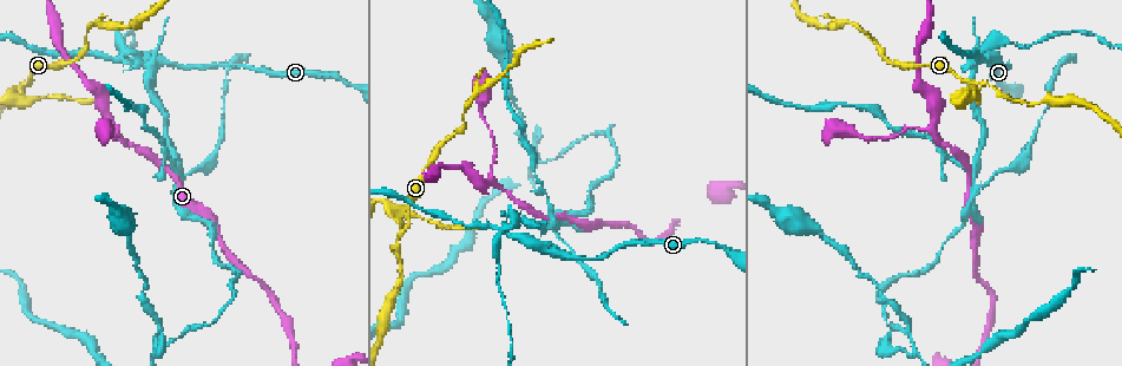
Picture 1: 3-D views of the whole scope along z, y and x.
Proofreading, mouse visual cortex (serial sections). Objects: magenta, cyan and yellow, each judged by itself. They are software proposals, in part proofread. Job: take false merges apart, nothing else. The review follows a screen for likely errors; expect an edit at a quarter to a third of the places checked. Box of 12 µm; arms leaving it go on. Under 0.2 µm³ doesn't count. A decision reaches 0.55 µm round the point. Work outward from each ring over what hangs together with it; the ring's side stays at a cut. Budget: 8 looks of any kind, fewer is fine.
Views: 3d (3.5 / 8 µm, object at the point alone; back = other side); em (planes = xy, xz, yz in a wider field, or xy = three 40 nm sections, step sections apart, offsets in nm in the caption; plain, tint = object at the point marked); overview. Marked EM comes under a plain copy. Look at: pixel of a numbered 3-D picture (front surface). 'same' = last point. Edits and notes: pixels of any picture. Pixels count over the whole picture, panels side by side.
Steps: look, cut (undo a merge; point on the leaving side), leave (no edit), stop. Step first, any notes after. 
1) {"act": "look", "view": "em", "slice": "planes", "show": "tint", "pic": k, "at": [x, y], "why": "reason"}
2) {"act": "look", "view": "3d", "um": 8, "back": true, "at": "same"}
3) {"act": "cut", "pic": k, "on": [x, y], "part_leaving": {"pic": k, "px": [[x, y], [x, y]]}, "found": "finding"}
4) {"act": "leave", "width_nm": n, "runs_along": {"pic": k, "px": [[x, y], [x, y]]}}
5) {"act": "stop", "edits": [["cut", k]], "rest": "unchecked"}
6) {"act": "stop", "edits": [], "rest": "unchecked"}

{"act": "look", "view": "3d", "um": 3.5, "pic": 1, "at": [129, 26], "why": "narrows sharply"}

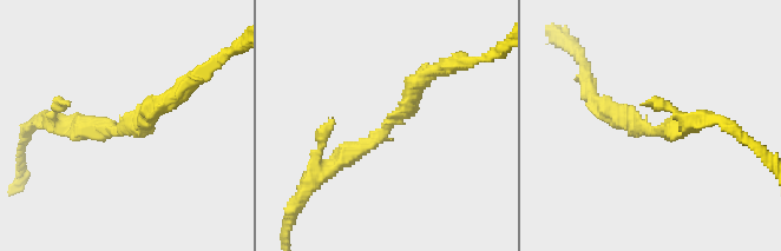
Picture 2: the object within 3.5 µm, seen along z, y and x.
{"act": "look", "view": "em", "slice": "planes", "show": "tint", "pic": 2, "at": [652, 133], "arm_widths_nm": [250, 250], "why": "shape alone is not enough"}

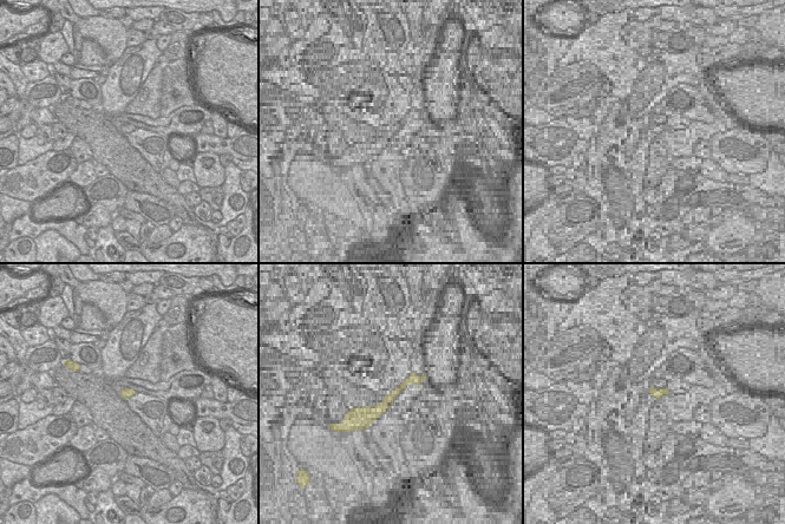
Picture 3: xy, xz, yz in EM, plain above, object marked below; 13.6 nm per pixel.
{"act": "leave", "runs_along": {"pic": 2, "px": [[320, 176], [381, 133], [428, 73]]}, "found": "all the same cell"}

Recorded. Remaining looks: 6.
{"act": "look", "view": "3d", "um": 3.5, "pic": 1, "at": [494, 179], "why": "branch point"}

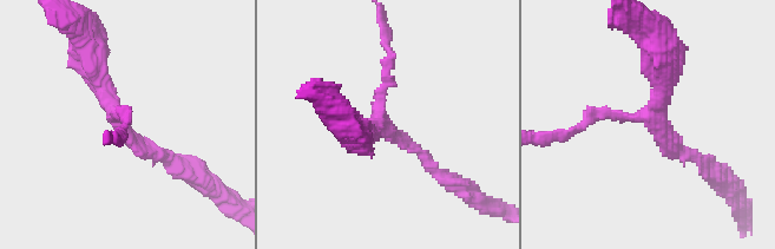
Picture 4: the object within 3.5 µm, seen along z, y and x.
{"act": "look", "view": "em", "slice": "xy", "step": 3, "show": "tint", "pic": 4, "at": [380, 122], "arms": 3, "arm_widths_nm": [150, 200, 350]}

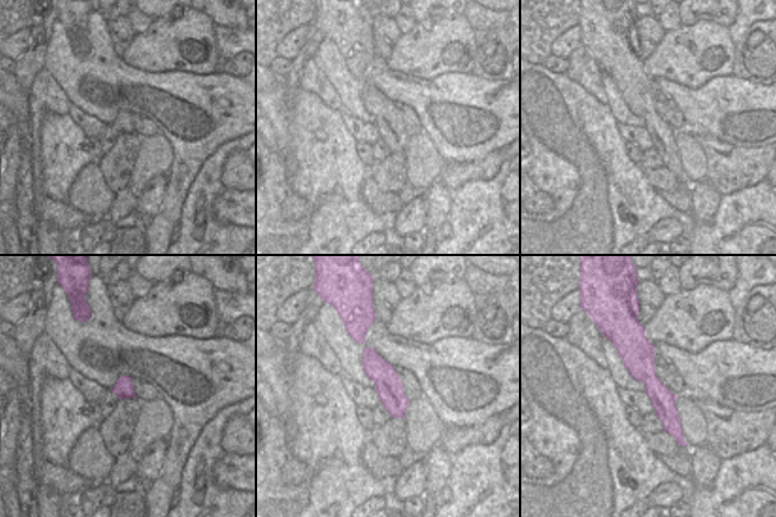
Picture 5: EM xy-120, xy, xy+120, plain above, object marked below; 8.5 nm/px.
{"act": "leave", "found": "all the same cell"}

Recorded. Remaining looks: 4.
{"act": "look", "view": "em", "slice": "xy", "step": 5, "show": "tint", "pic": 1, "at": [128, 59], "why": "thin neck"}

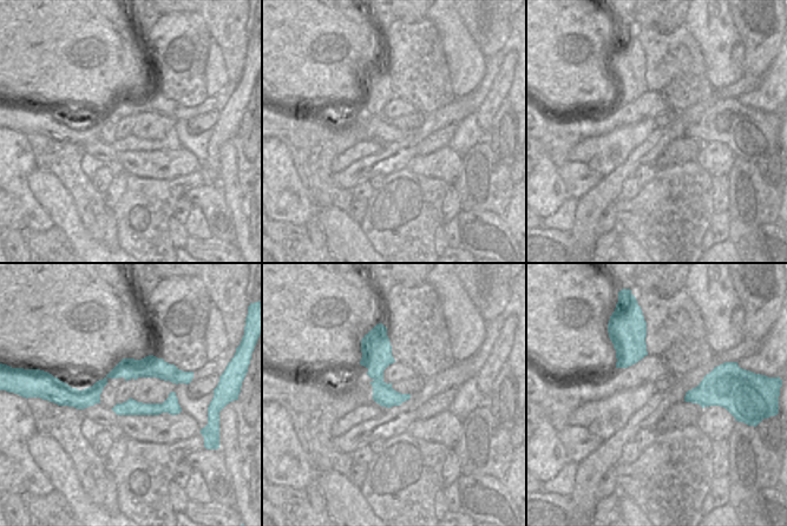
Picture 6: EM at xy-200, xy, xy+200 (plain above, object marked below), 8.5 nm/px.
{"act": "look", "view": "3d", "um": 3.5, "at": "same"}

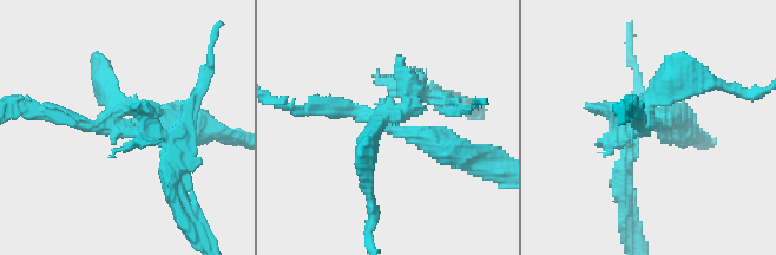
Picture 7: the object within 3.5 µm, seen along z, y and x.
{"act": "cut", "pic": 7, "on": [420, 97], "part_leaving": {"pic": 7, "px": [[385, 122], [435, 95]]}, "found": "two cells meet here"}

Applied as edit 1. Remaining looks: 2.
{"act": "stop", "edits": [["cut", 7]], "rest": "unchecked"}

